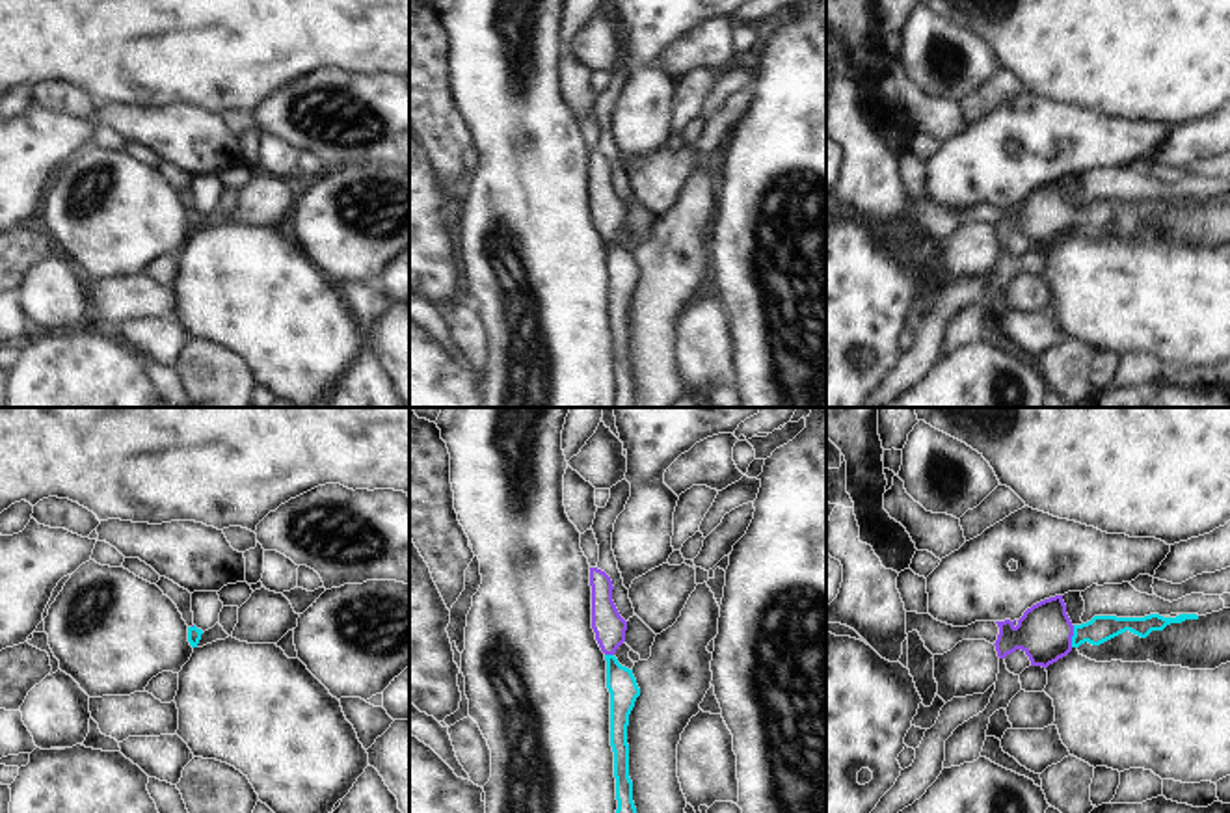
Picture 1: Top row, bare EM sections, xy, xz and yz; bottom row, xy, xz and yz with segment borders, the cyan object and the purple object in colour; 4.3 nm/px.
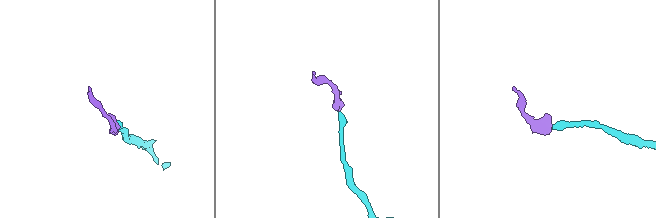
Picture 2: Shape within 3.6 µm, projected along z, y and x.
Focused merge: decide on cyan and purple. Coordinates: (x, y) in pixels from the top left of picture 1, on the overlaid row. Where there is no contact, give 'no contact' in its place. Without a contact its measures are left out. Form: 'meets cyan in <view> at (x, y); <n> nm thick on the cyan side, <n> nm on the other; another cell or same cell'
meets cyan in yz at (1072, 637); 120 nm thick on the cyan side, 240 nm on the other; same cell

